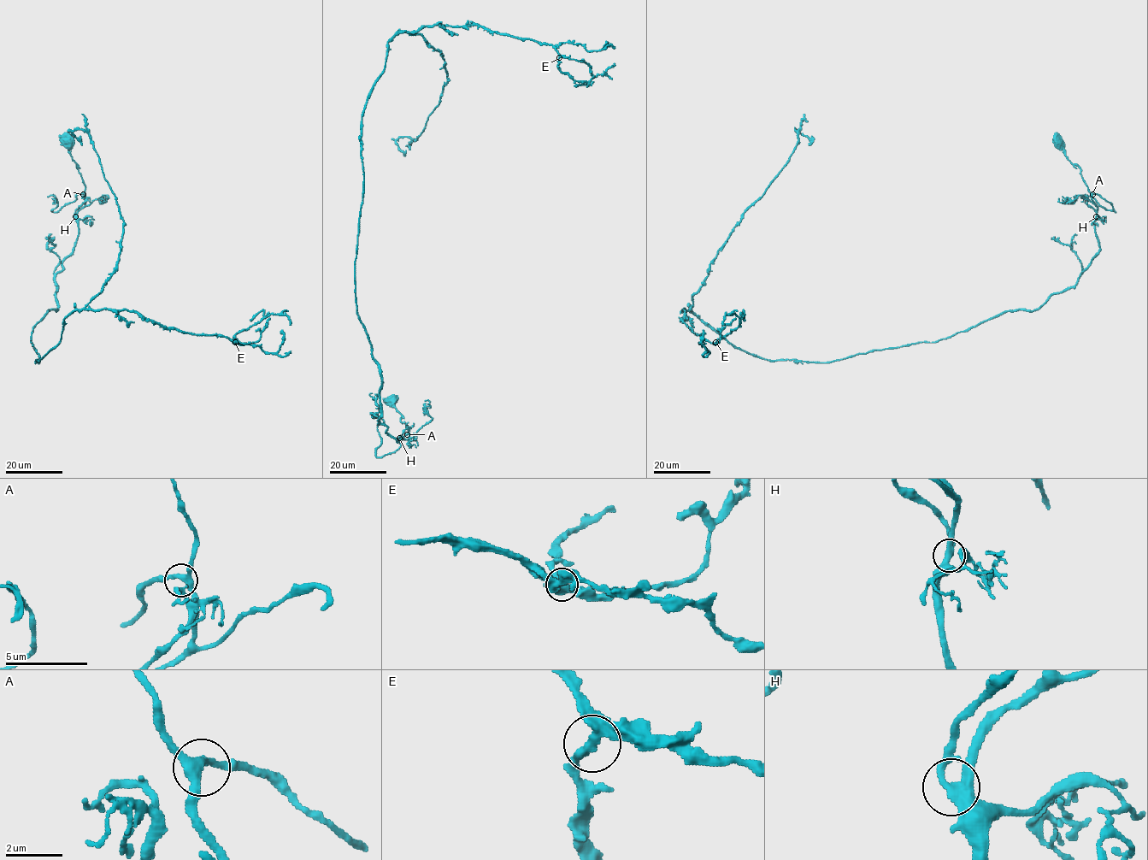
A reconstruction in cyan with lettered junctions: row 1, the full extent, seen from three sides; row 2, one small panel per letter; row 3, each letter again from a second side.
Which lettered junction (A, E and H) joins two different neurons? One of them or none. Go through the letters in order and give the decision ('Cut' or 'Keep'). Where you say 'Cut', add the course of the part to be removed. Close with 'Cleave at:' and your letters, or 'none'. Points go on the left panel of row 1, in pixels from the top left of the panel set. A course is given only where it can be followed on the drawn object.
A: Keep
E: Keep
H: Keep
Cleave at: none

